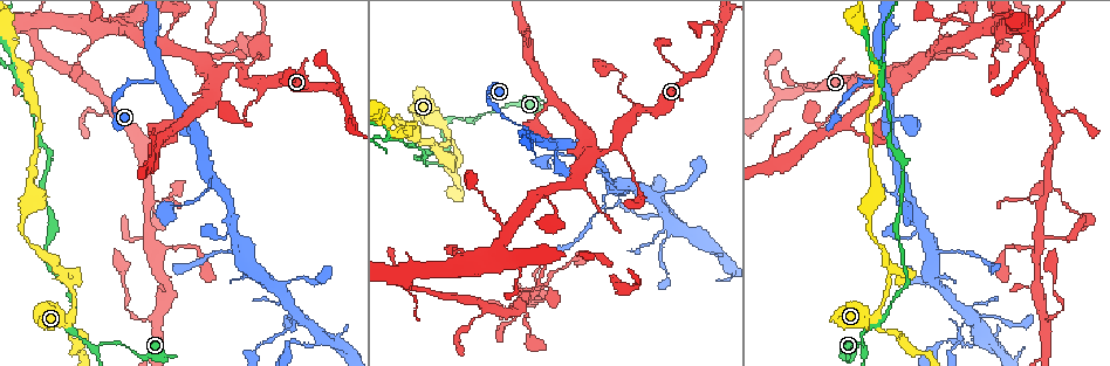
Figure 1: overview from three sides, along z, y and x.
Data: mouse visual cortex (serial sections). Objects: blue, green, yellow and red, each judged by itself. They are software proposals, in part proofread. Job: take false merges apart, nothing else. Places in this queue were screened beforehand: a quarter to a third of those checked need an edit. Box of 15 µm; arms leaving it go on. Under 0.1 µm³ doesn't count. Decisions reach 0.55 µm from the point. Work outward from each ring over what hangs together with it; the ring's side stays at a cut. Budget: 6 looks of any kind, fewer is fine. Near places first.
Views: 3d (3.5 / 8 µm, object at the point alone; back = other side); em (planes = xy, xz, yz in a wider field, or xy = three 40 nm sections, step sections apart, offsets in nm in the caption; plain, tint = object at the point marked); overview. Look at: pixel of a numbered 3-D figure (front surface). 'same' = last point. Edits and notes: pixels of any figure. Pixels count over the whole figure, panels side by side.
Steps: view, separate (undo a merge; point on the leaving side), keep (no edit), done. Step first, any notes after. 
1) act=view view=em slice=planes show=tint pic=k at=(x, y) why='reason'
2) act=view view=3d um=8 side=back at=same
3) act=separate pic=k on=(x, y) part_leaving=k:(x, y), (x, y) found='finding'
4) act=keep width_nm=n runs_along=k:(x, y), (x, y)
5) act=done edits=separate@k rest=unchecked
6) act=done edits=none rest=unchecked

act=view view=3d um=8 pic=1 at=(869, 81)

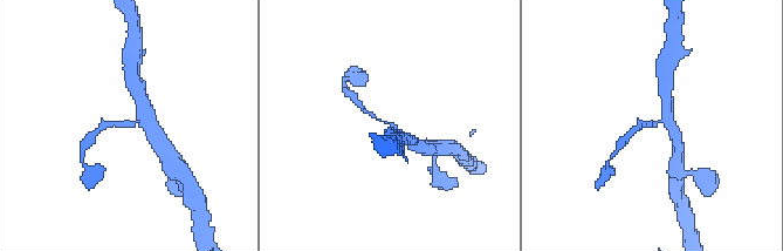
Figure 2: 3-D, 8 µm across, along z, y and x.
act=view view=3d um=3.5 pic=2 at=(651, 123) why='closer look'

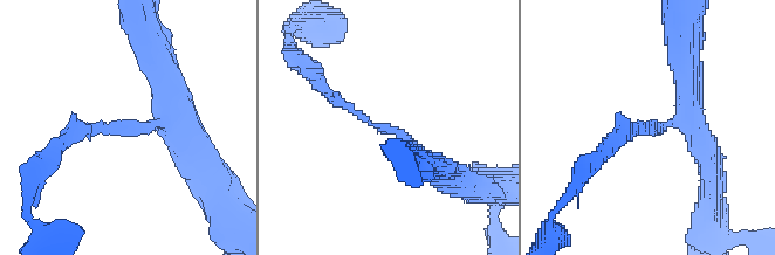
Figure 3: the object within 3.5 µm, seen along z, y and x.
act=keep arm_widths_nm=150,150 runs_along=3:(319, 82), (344, 107), (405, 136), (433, 169) found='continuous, no second cell'

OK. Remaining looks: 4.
act=view view=3d um=8 pic=1 at=(471, 121)

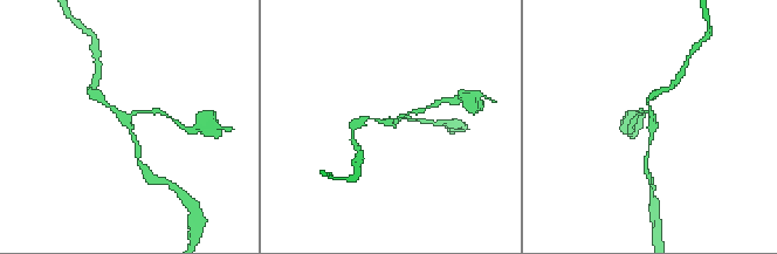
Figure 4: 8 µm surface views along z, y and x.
act=view view=em slice=xy step=5 show=tint pic=4 at=(125, 117) arms=3 arm_widths_nm=100,150,150 why='shape alone is not enough'

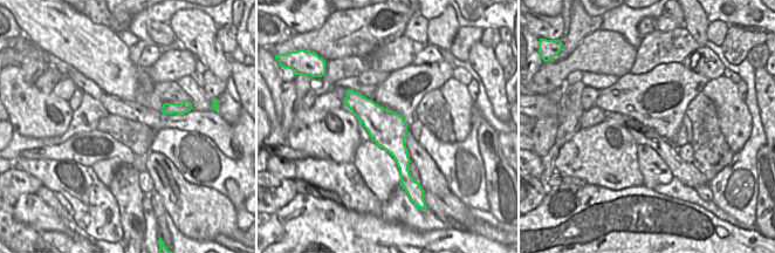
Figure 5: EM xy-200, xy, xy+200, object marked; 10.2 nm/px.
act=keep runs_along=4:(158, 111), (124, 117), (100, 98) found='continuous, no second cell'

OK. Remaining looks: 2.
act=view view=3d um=3.5 pic=1 at=(128, 303) why='sharp bend'

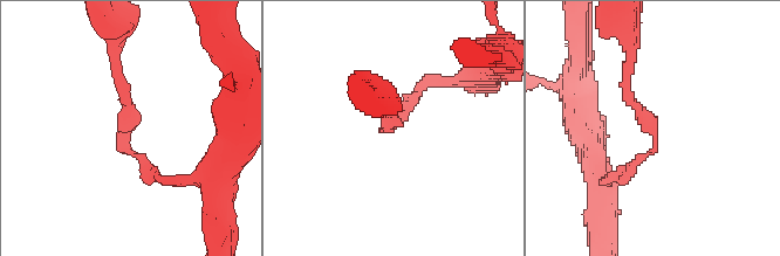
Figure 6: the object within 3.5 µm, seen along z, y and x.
act=view view=em slice=xy step=2 show=tint pic=6 at=(125, 139) arm_widths_nm=150,150

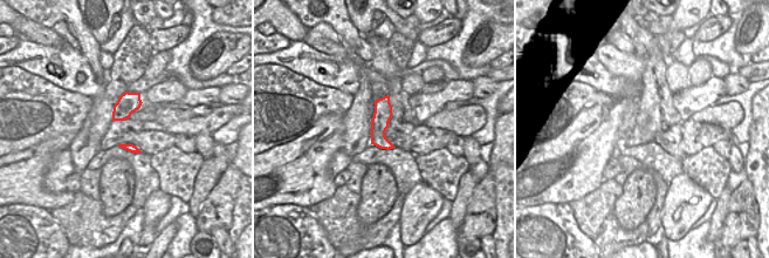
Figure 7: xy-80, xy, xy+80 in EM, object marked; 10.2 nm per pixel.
act=separate pic=6 on=(643, 115) part_leaving=6:(648, 156), (654, 131), (629, 102), (629, 52) found='two cells meet here'

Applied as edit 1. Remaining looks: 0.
act=done edits=separate@6 rest=unchecked

